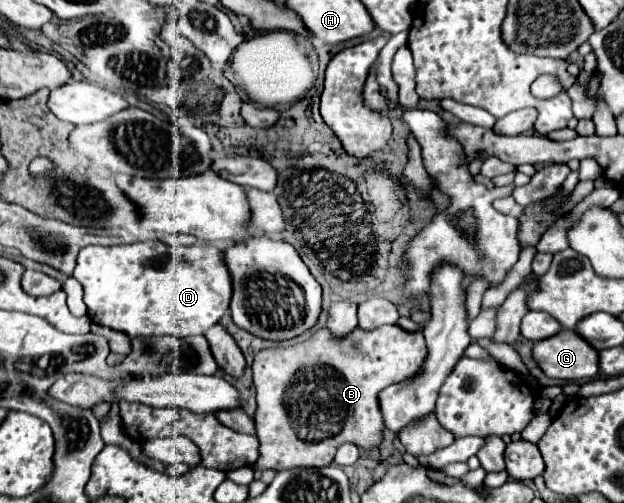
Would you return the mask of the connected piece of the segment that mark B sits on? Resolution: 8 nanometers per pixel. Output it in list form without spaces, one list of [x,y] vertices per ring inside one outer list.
[[[382,325],[372,331],[354,329],[338,341],[326,327],[314,331],[306,341],[296,345],[278,345],[256,353],[252,363],[256,387],[256,437],[260,439],[258,469],[290,469],[290,467],[324,467],[330,465],[338,445],[344,441],[360,447],[376,447],[382,441],[384,421],[378,409],[378,393],[392,383],[414,377],[426,359],[426,343],[422,331],[404,331],[398,325]]]

